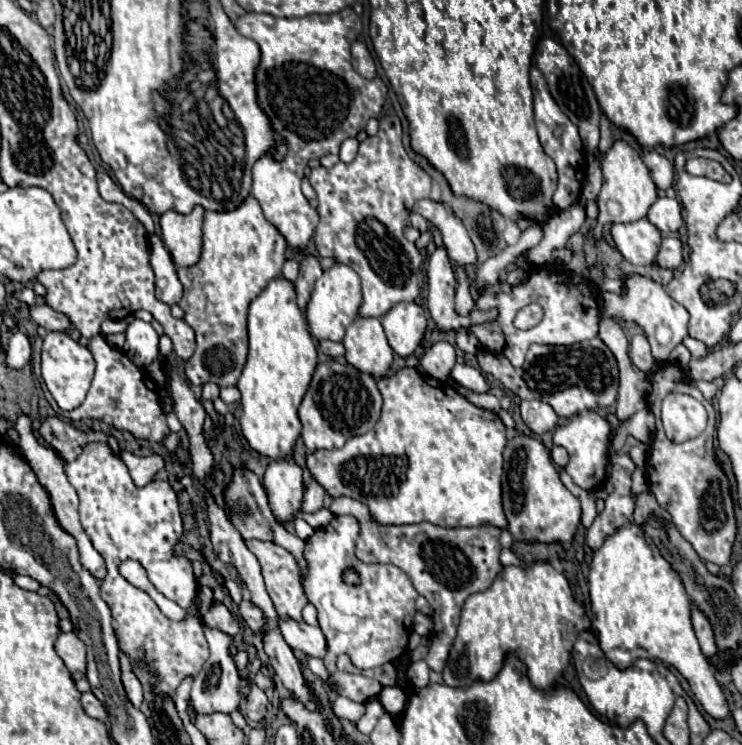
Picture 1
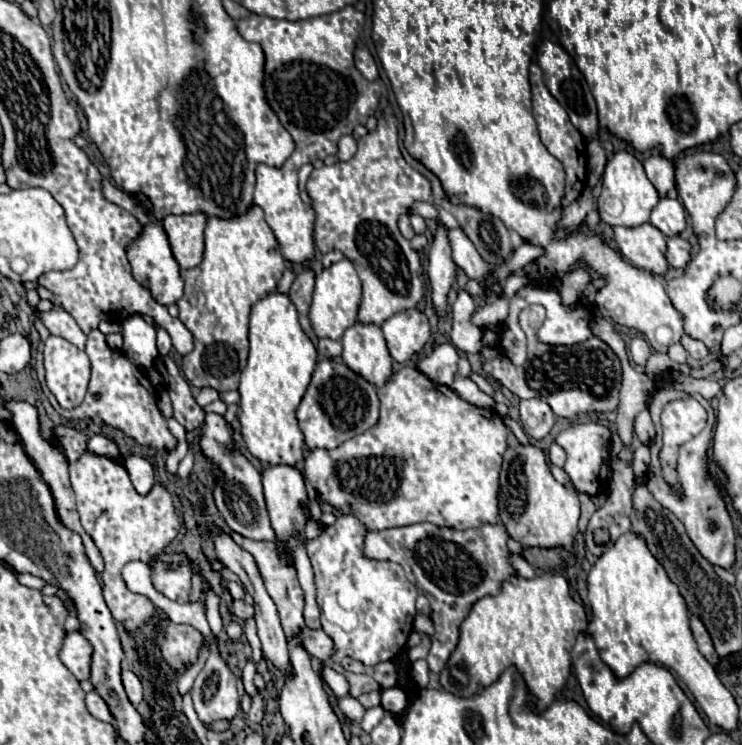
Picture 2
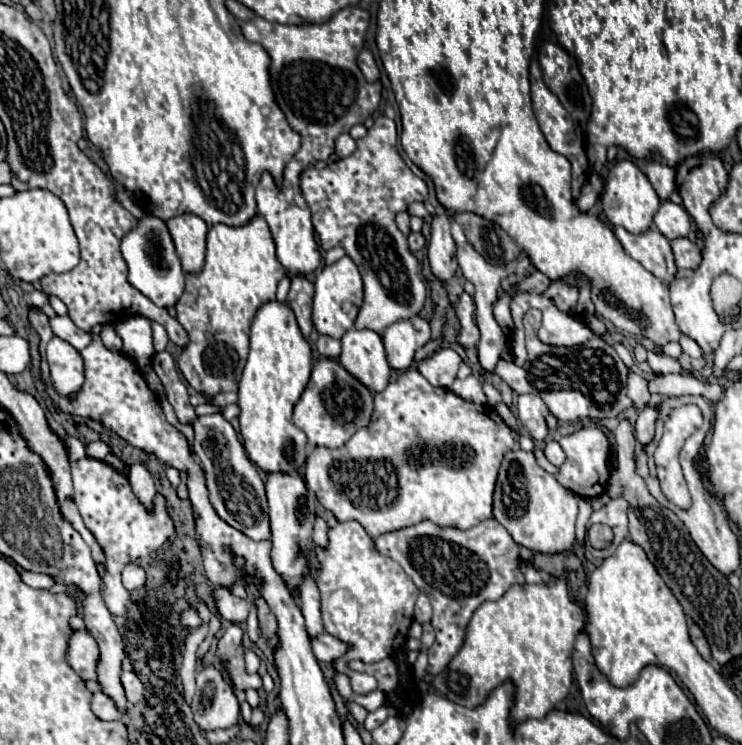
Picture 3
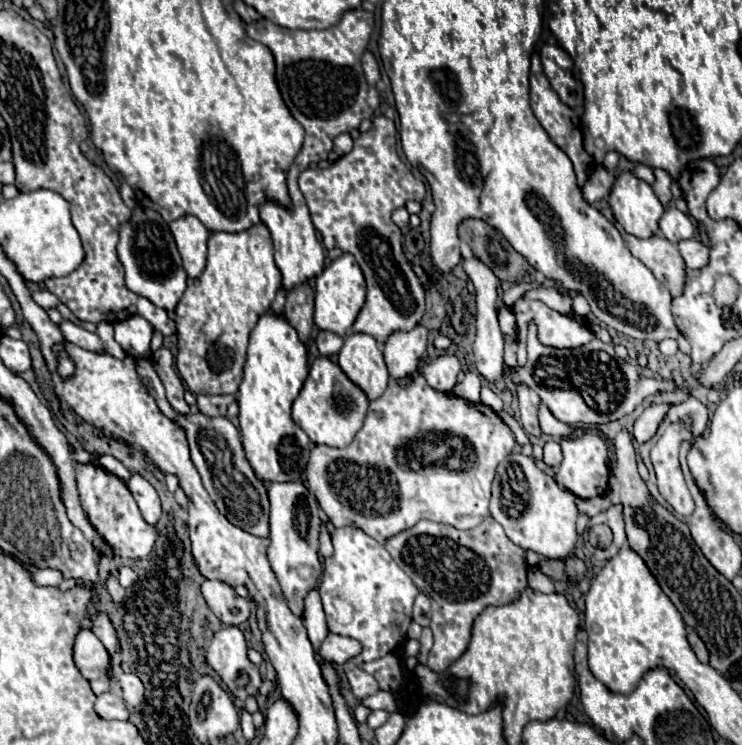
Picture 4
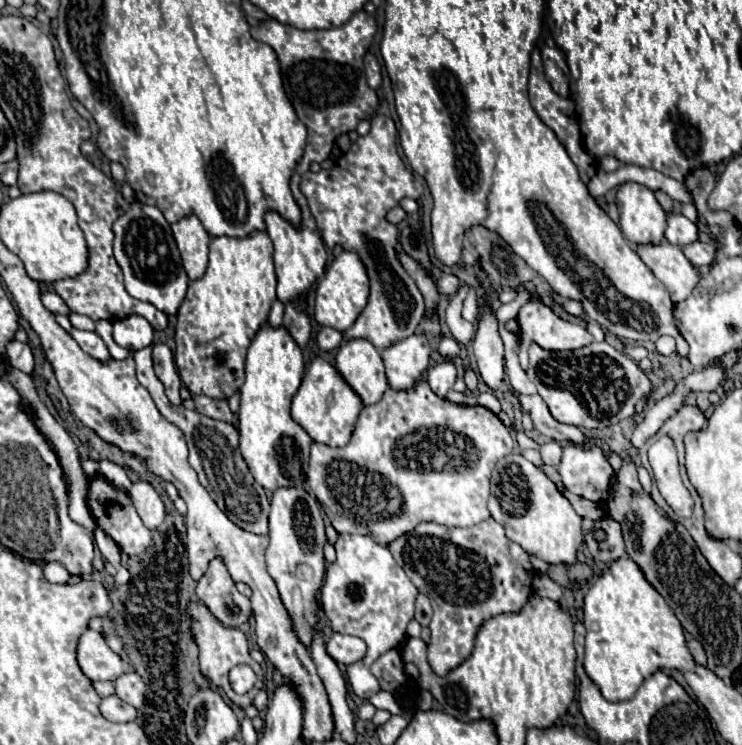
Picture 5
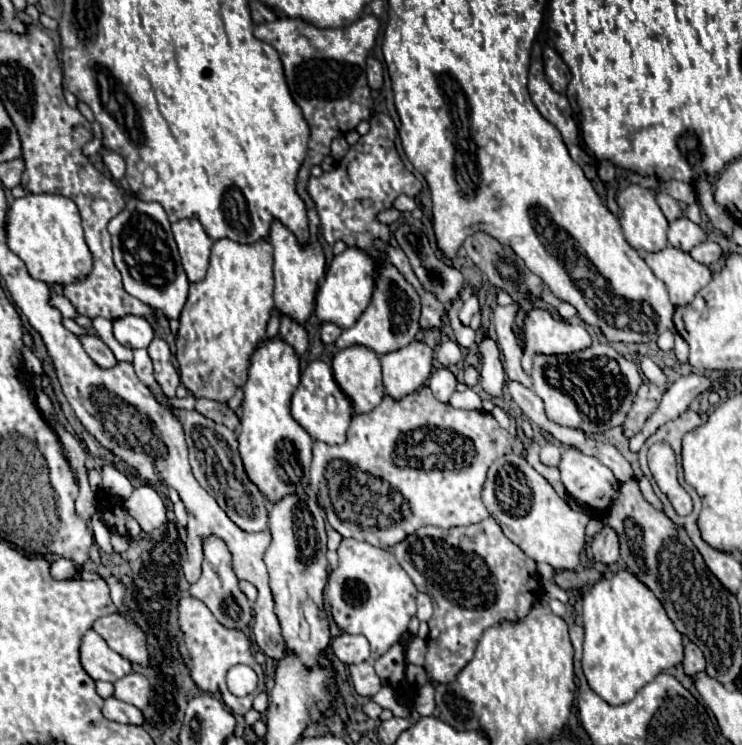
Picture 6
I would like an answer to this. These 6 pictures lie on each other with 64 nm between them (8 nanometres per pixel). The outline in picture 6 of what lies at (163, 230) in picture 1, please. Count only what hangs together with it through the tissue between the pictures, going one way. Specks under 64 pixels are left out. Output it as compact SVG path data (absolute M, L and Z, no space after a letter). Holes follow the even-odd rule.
M186 218L172 224L174 240L180 250L182 266L190 282L200 282L208 270L208 258L212 248L212 238L204 232L200 220Z

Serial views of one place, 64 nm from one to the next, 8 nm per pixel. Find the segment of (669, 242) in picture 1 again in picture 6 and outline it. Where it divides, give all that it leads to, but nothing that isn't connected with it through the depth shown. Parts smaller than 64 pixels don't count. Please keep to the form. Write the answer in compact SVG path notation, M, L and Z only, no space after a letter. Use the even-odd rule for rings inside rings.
M702 242L690 250L690 256L700 264L710 266L712 262L718 262L722 258L722 248L716 242Z

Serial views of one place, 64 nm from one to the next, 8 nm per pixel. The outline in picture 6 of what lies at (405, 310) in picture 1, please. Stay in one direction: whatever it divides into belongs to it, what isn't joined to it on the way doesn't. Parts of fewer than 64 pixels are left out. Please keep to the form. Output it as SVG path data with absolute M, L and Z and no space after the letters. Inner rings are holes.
M412 340L412 344L400 348L400 352L380 356L380 362L386 394L398 400L428 380L432 372L432 348L426 342Z

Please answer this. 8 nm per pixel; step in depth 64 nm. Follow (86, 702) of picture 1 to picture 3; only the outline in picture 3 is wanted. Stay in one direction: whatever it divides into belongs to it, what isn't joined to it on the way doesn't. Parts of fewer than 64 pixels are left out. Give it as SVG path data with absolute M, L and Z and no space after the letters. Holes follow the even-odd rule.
M96 692L92 694L92 712L100 718L100 720L120 720L122 714L118 712L118 708L114 706L114 702L102 694L102 692Z

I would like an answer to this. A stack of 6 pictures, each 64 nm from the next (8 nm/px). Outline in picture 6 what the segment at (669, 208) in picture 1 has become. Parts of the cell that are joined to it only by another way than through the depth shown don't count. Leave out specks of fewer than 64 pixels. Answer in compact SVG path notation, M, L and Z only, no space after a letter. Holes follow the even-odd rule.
M680 216L676 220L670 222L670 228L668 228L668 242L674 246L674 248L680 248L684 252L688 252L690 248L694 248L696 244L704 242L704 230L690 222L686 216Z

